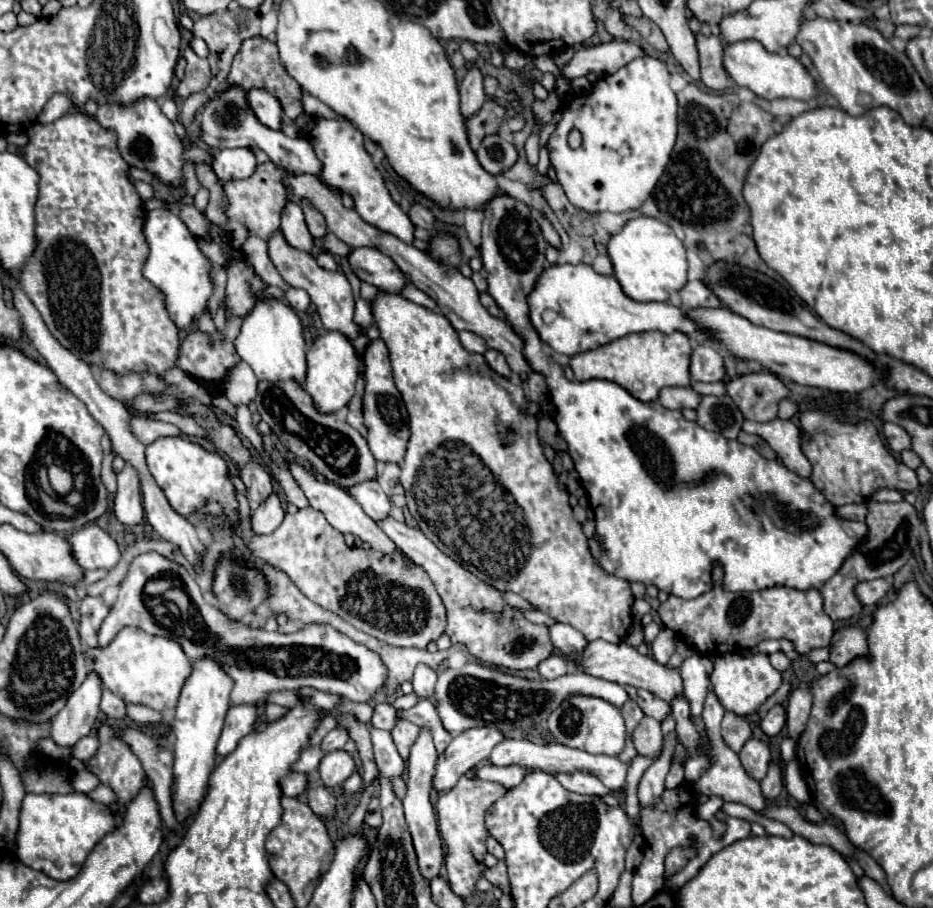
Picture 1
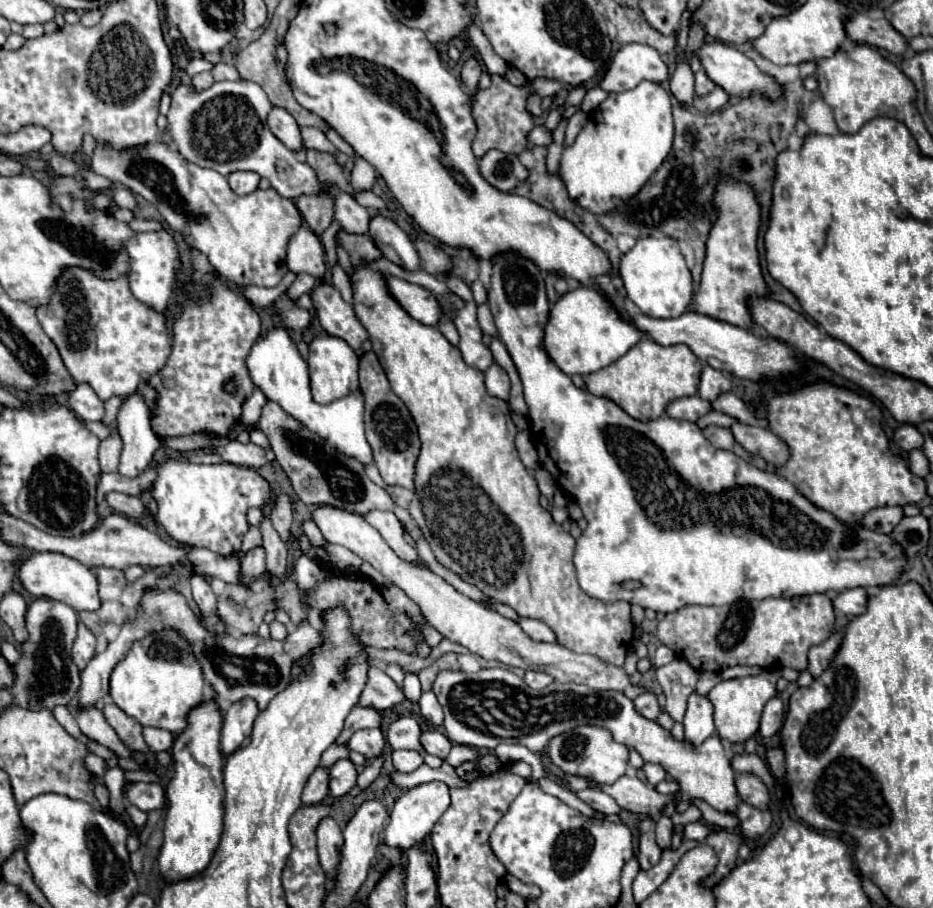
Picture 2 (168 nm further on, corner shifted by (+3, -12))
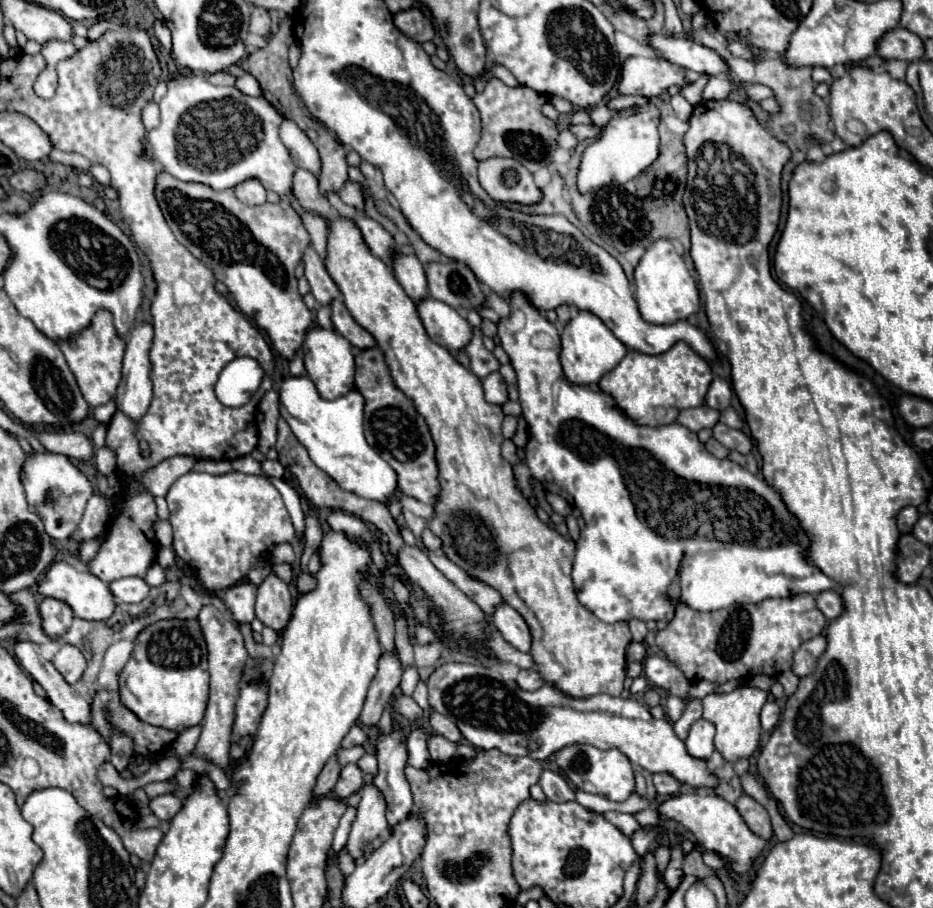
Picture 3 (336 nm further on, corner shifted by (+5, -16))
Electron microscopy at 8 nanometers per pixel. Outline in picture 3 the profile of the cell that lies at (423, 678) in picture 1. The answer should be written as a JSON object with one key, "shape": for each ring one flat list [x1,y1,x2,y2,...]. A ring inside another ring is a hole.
{"shape":[[436,710,430,712,428,724,432,726,432,730,434,730,436,734,448,738,450,742,460,742,460,738,462,738,462,736,460,736,460,730,456,728,456,724,454,724,450,718,446,718,446,716,442,716,440,712,436,712]]}

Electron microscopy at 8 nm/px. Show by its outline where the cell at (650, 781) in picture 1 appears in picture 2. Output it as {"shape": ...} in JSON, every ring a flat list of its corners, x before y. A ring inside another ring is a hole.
{"shape":[[648,818,644,822,640,822,640,844,638,844,638,864,642,870,652,868,654,864,658,864,662,856,662,850,658,848,656,840,654,840,654,822]]}

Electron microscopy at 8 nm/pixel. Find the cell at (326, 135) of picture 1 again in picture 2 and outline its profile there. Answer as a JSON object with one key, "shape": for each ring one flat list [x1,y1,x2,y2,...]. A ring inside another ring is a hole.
{"shape":[[372,216,370,236,374,238,374,244,382,248,382,256,386,260,390,260,410,272,420,268,420,256,412,244,412,240,394,220,388,220,382,216]]}

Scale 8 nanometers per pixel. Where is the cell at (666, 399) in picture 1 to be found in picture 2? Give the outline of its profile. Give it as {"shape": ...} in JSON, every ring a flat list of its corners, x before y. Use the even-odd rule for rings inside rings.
{"shape":[[688,396,682,400,674,400,666,414,672,418,680,418,680,420,688,420,688,422,696,422,700,416,706,416,712,410,708,400,702,400,700,396]]}

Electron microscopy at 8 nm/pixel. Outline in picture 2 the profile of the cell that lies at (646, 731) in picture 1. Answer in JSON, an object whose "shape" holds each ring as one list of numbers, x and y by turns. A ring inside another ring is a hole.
{"shape":[[644,764,642,770,644,770,644,774,646,774,646,778,648,778,648,782,650,782,652,786,656,786,658,782,662,782,662,780,666,778,664,768,658,766,658,764]]}

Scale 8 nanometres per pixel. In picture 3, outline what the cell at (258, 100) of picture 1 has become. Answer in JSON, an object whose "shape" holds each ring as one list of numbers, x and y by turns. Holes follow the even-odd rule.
{"shape":[[284,120,280,124,280,140,288,148,288,152,292,156,292,162,296,166,306,168,306,170,310,170,312,174,318,176,318,172,320,172,320,156,318,156,318,150,308,140,308,136,292,120]]}

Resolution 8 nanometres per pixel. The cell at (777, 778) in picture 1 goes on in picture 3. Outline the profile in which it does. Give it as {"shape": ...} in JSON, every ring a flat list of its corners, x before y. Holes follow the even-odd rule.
{"shape":[[704,792,672,794,664,802,658,804,658,812,664,814,666,818,670,818,670,820,682,824,684,830,688,830,702,848,718,852,722,858,726,858,730,862,730,866,736,872,750,870,754,858,766,846,766,840,760,838,760,836,756,836,748,828,748,824,742,820,742,816,736,810,736,806,730,804,730,802,726,802,724,798,716,796,714,792,710,792,710,794,704,794]]}

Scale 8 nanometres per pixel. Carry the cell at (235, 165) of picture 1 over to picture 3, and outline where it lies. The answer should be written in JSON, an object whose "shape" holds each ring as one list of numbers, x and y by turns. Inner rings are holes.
{"shape":[[254,178,252,180,244,180,244,184,238,184,234,188,234,192,236,192,236,198,240,202,250,204,250,206,266,202,266,190,264,190,264,186,258,180,254,180]]}

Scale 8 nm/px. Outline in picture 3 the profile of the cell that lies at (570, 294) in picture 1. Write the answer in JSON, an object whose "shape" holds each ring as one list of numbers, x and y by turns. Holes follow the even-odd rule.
{"shape":[[578,312,574,318,570,318,570,322,564,326,560,334,560,340,560,364,564,368,566,378,574,384,596,384,626,354,626,346,592,312]]}

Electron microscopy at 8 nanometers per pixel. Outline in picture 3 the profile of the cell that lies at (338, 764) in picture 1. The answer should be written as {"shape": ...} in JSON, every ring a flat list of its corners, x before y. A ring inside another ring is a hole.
{"shape":[[346,764,340,772,340,780,336,782,334,794,338,798,348,798,350,794,354,794,356,790,360,790,360,786,364,786,364,774,356,764]]}

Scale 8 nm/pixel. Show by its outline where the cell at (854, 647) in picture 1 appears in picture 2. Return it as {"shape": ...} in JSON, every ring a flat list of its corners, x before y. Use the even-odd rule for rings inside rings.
{"shape":[[830,634,828,640,824,640,822,644,816,644,808,650,808,672,816,678,826,670,826,664,830,664,834,652,838,650,838,644,842,642,840,634]]}

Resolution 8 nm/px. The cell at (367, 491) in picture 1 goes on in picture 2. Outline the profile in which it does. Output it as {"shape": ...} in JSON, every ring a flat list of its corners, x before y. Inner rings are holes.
{"shape":[[374,510,374,512,368,512,364,518,366,518,366,522,368,522,370,526,374,526,374,528,382,534,382,538,388,542,388,546,390,546,402,560,406,560,406,562,410,562,410,564,414,564,414,566,420,564,422,558,420,558,418,550,404,540,404,528,402,528,400,520,398,520,392,512]]}

